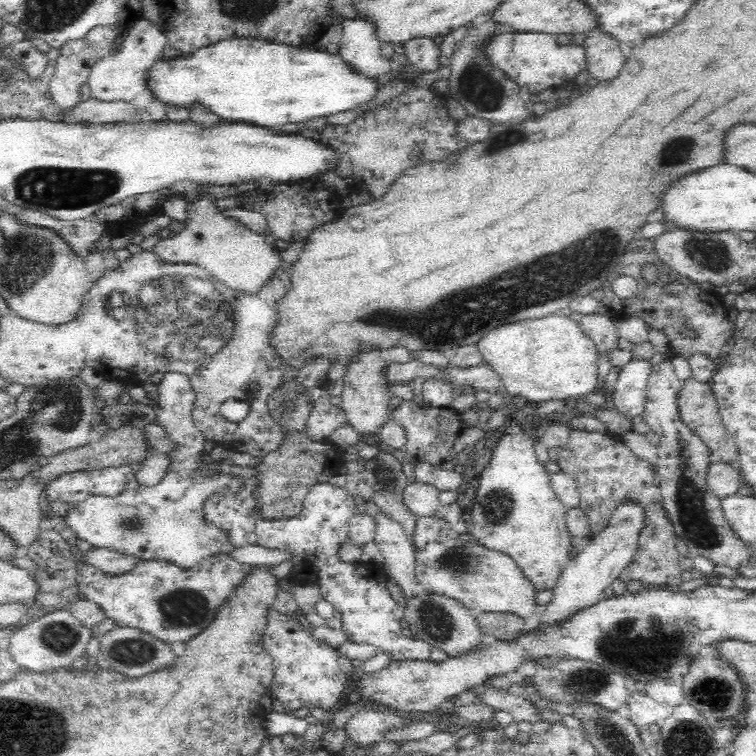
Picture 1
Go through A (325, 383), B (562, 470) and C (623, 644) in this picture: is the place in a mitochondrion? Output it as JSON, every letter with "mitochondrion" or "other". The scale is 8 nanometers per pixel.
{"A":"other","B":"other","C":"mitochondrion"}

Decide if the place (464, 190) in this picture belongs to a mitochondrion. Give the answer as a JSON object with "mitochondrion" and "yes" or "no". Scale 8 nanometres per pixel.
{"mitochondrion":"no"}

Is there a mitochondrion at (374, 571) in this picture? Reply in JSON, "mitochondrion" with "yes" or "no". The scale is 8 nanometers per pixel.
{"mitochondrion":"no"}

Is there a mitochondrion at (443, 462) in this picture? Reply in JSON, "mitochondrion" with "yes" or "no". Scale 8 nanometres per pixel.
{"mitochondrion":"no"}

